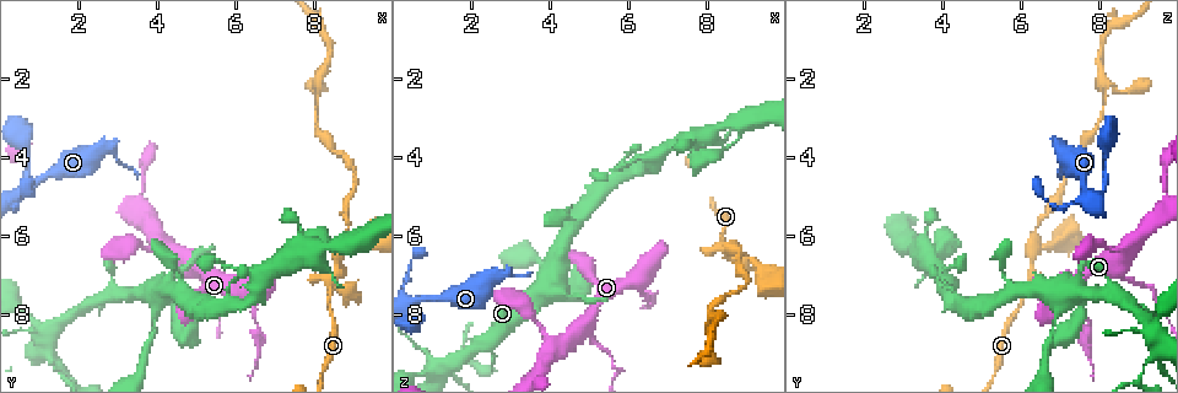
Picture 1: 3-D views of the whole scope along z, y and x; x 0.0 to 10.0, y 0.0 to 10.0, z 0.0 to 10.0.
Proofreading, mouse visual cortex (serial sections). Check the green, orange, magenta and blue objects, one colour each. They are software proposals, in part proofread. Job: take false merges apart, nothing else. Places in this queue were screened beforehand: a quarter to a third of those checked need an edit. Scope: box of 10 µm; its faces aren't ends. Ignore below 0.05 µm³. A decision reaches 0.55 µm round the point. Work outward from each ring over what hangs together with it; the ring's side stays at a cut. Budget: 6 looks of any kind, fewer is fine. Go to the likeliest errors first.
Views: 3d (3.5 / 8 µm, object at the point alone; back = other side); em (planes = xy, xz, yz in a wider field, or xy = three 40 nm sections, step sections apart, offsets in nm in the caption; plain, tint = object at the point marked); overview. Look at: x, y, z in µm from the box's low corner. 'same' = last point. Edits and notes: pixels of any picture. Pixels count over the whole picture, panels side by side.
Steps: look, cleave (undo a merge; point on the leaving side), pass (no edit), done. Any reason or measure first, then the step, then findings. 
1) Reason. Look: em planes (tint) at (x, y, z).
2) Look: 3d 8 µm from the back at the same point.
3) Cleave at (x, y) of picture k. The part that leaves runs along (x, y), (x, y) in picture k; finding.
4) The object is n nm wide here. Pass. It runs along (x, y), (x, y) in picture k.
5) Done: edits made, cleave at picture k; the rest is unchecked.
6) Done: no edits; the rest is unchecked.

Sharp bend. Look: 3d 3.5 µm at (2.65, 3.80, 7.10).

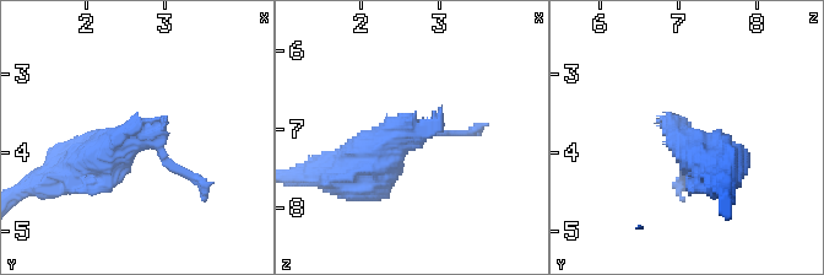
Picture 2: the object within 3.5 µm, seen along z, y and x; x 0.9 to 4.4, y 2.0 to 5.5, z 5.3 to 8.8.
Shape alone is not enough. Look: em xy step 2 (tint) at (2.65, 3.85, 7.05).

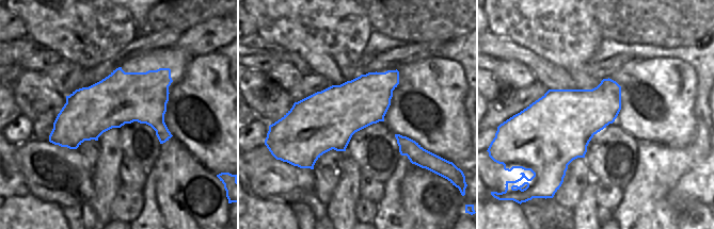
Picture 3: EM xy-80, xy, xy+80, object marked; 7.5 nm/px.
Pass. It runs along (168, 71), (53, 136) in picture 3; one cell here.

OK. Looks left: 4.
Thin neck. Look: 3d 8 µm at (1.30, 9.25, 9.15).

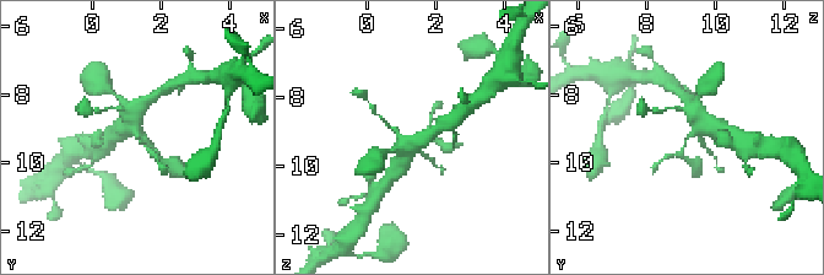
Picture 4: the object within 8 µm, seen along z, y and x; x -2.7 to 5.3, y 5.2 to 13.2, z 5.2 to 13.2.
Now the EM. Look: em xy step 2 (tint) at the same point.

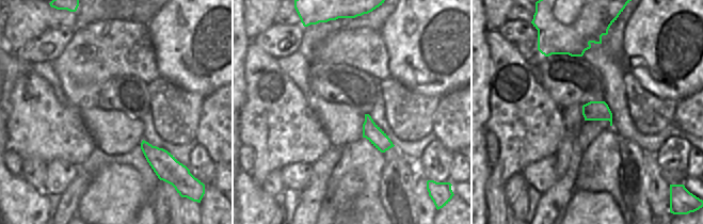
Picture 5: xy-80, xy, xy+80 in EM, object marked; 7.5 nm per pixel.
Pass. It runs along (139, 107), (134, 129), (161, 160) in picture 4; all the same cell.

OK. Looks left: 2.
Look: 3d 3.5 µm from the back at (8.45, 7.05, 6.25).

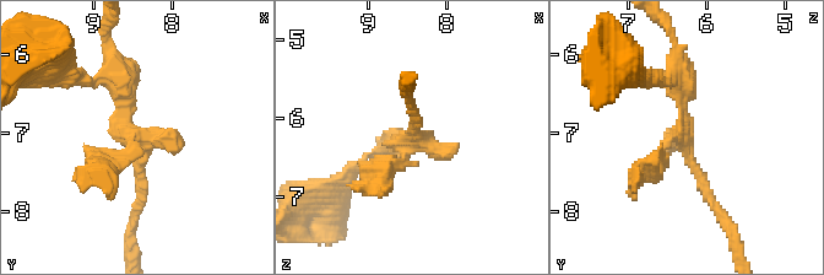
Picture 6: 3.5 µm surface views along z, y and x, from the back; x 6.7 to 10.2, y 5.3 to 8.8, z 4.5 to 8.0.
Look: em xy step 1 (tint) at (8.50, 7.10, 6.30).

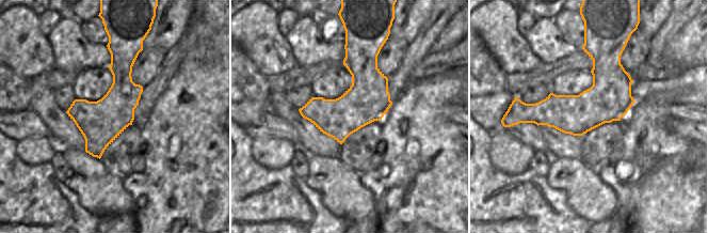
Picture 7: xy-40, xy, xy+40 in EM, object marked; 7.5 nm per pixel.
Pass. It runs along (716, 211), (682, 139), (676, 64) in picture 6; one cell here.

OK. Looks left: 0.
Done: no edits; the rest is unchecked.

